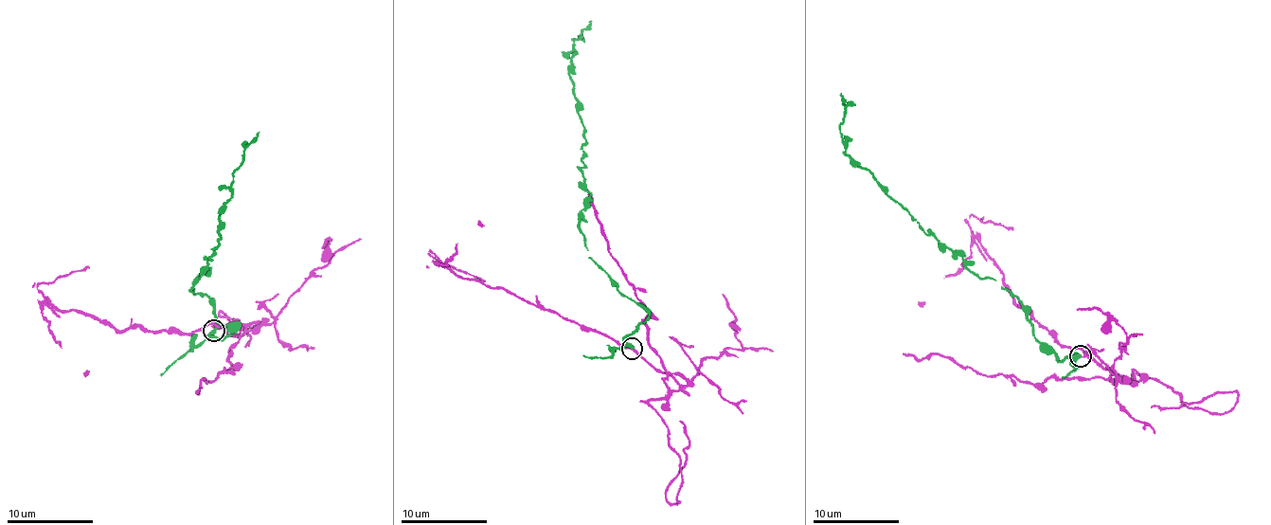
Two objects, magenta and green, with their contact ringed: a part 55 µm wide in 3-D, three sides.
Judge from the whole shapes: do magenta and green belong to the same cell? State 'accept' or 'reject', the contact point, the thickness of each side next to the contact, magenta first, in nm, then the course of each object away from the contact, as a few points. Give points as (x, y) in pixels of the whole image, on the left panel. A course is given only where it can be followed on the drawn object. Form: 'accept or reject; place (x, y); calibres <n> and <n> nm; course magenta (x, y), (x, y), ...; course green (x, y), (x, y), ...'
reject; place (214, 330); calibres 160 and 420 nm; course magenta (213, 331), (243, 333), (220, 326), (233, 322), (238, 336), (223, 313), (250, 336), (243, 346); course green (213, 331), (208, 336), (221, 338), (236, 328), (191, 290), (219, 244), (219, 210), (259, 131)

